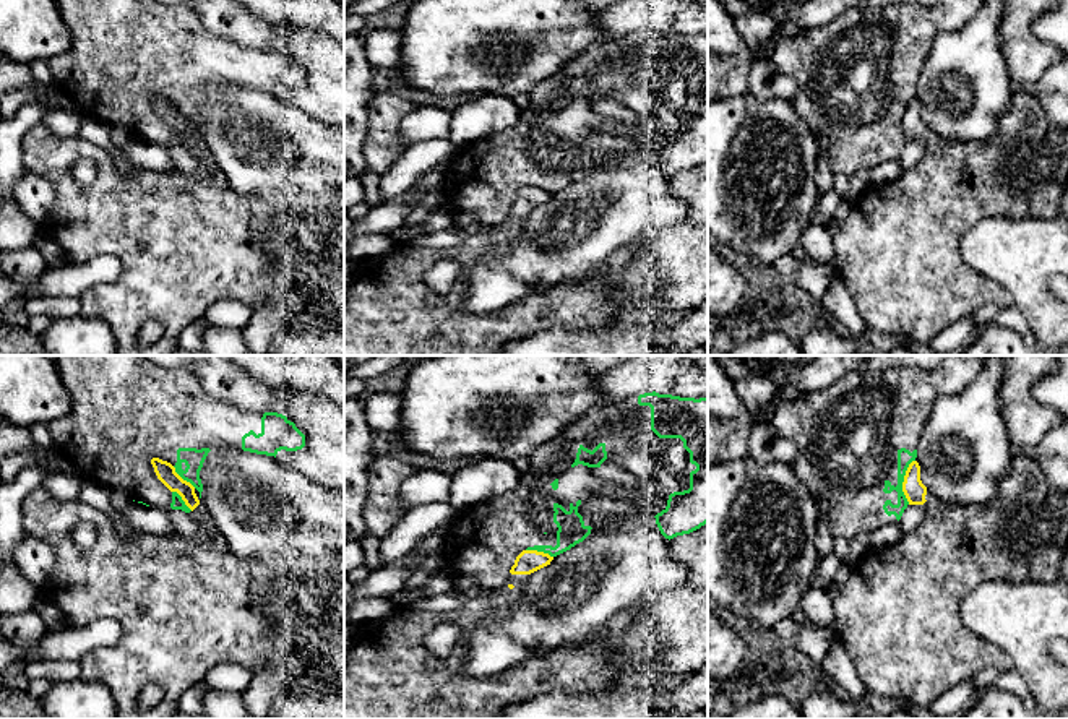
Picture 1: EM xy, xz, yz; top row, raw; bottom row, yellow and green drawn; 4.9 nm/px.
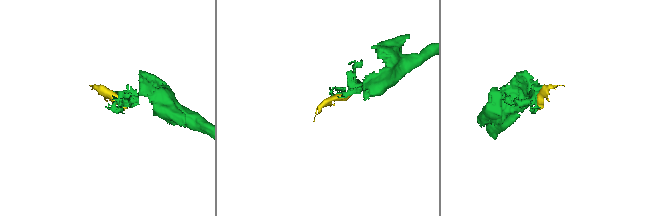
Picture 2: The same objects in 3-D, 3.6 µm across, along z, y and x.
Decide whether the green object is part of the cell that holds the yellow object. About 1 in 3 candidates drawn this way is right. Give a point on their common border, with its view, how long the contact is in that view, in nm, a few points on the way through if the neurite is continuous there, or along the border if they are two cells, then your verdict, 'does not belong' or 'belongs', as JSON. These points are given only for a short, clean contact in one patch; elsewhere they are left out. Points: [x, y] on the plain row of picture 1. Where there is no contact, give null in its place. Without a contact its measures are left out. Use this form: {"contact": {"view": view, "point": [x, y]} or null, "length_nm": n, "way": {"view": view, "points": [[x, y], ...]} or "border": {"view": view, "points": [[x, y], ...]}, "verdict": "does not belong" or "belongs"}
{"contact": {"view": "yz", "point": [903, 119]}, "length_nm": 220, "border": {"view": "yz", "points": [[914, 96], [903, 119], [903, 130], [908, 140]]}, "verdict": "does not belong"}

